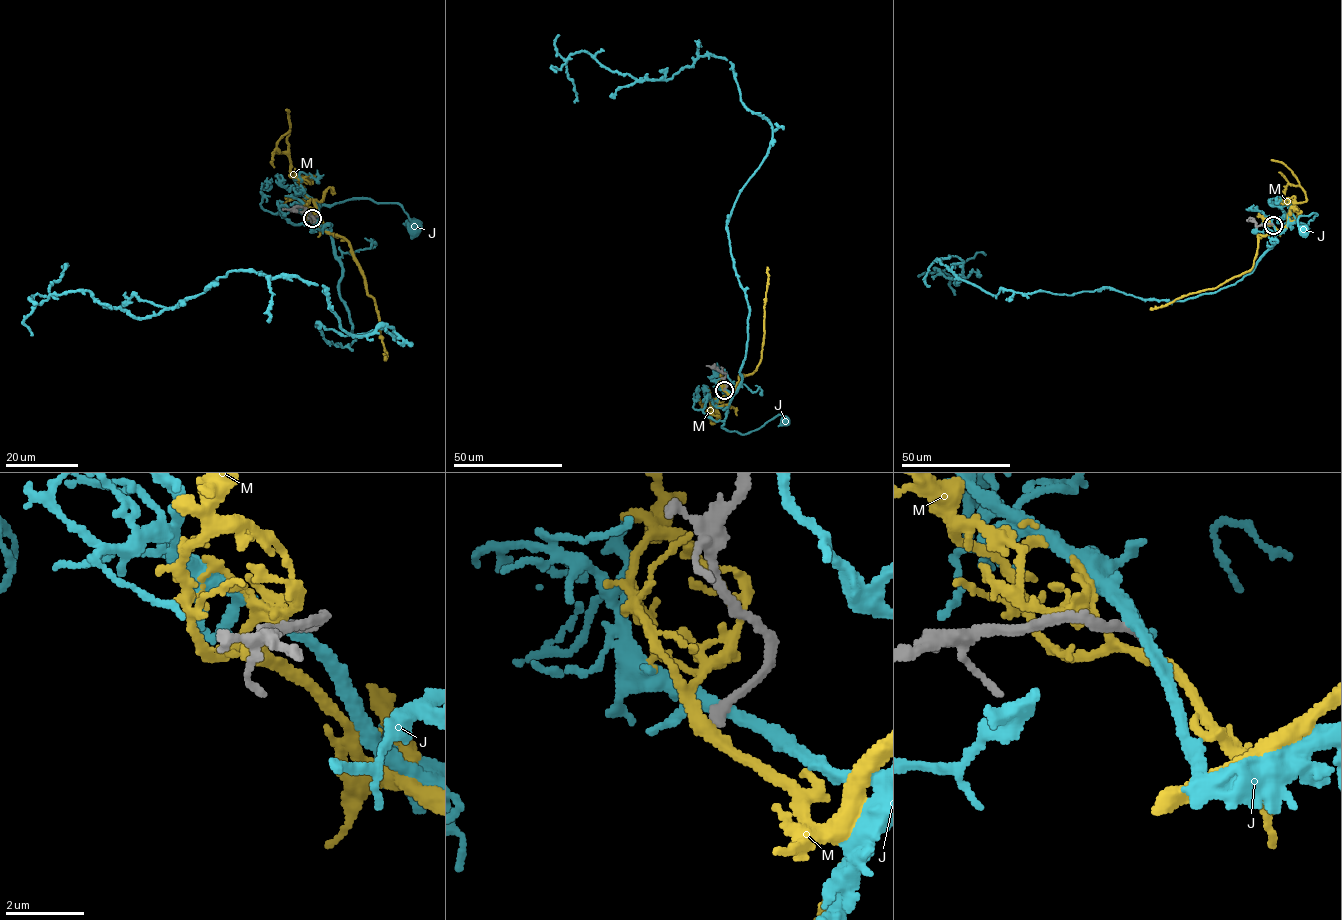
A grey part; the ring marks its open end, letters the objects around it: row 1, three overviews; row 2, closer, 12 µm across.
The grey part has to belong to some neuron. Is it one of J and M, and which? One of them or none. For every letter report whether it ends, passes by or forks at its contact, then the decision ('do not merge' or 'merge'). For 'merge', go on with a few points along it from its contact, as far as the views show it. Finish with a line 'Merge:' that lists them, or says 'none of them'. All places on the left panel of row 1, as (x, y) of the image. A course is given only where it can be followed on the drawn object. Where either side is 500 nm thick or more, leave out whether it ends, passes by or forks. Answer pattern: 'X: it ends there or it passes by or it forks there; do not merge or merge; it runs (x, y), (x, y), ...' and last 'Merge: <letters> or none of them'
J: it passes by; do not merge
M: it passes by; merge; it runs (312, 218), (324, 230), (348, 242), (352, 258), (364, 278), (365, 288), (375, 302), (385, 360)
Merge: M

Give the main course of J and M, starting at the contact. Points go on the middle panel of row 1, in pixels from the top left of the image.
J: (724, 389), (733, 397), (722, 427), (726, 430), (748, 433), (778, 414), (785, 421)
M: (724, 390), (731, 394), (739, 375), (752, 373), (762, 356), (768, 267)

